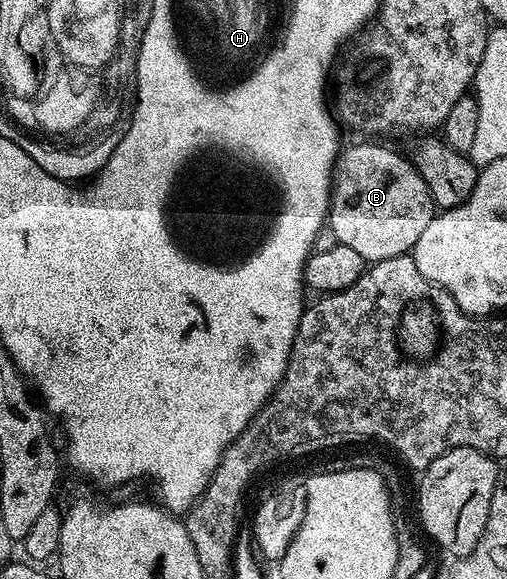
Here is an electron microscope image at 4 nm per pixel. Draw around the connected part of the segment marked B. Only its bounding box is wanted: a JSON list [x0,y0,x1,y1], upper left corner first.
[327,140,435,264]

